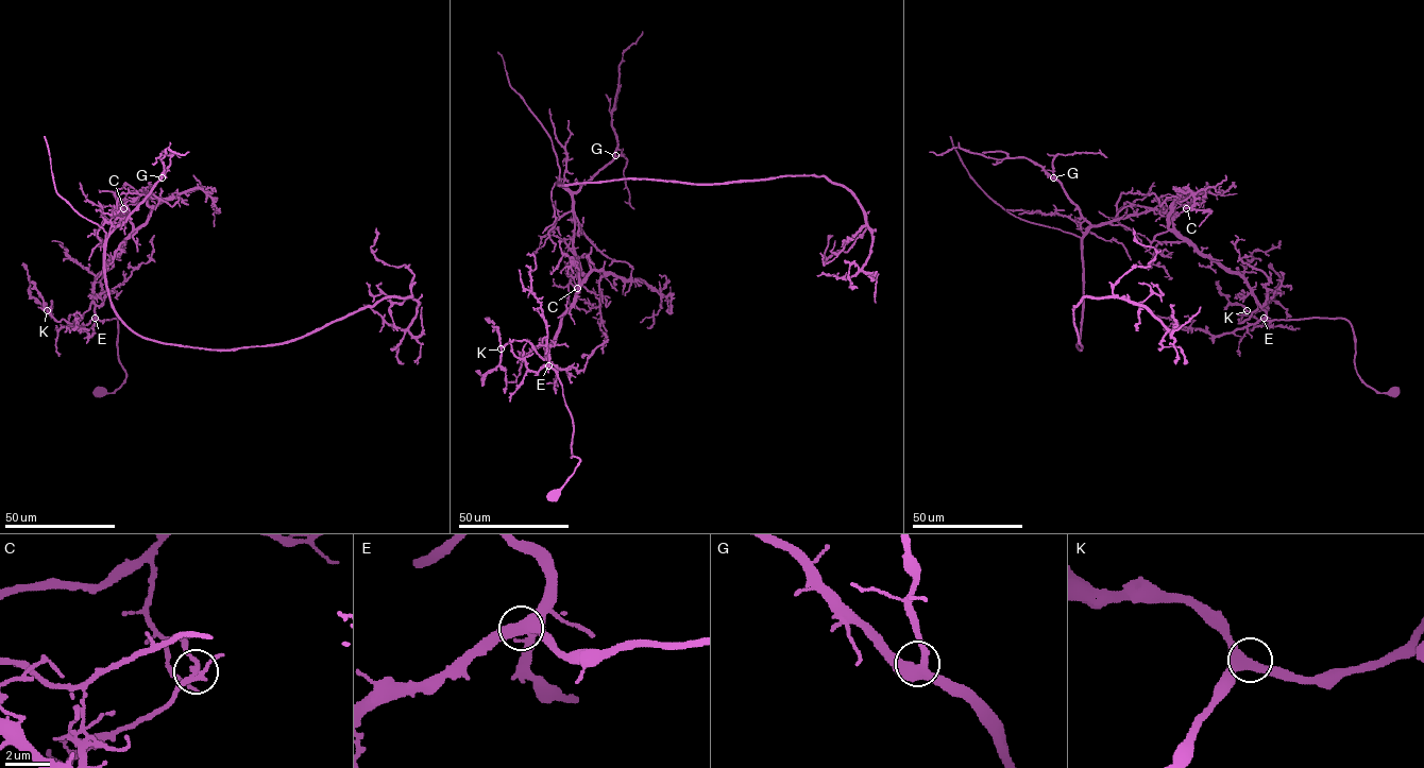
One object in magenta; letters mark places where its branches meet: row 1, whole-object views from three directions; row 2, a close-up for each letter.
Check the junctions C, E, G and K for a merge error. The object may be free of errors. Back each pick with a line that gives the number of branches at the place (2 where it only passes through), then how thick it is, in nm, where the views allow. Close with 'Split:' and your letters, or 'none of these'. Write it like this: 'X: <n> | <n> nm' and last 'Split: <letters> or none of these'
C: 3 | 200 nm
Split: C

